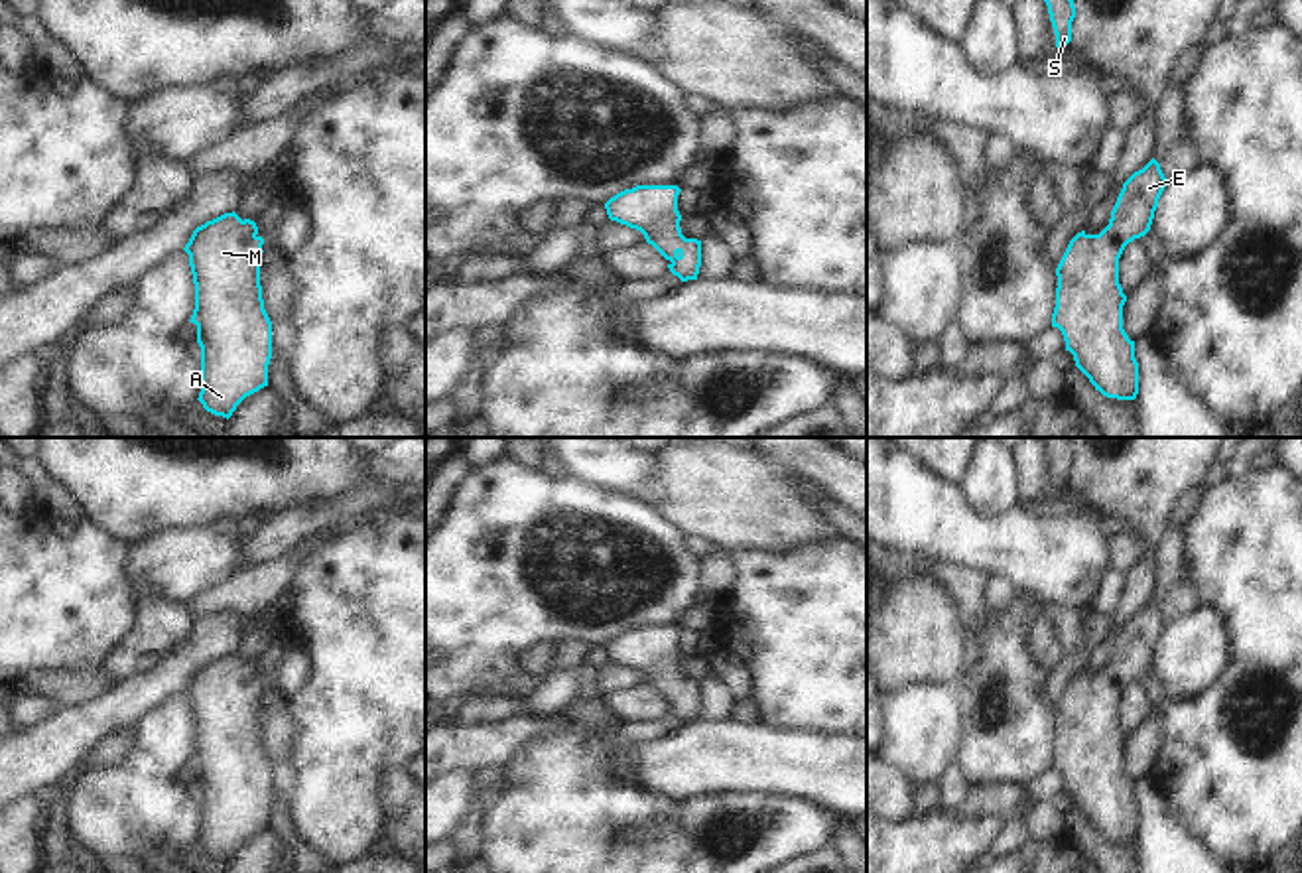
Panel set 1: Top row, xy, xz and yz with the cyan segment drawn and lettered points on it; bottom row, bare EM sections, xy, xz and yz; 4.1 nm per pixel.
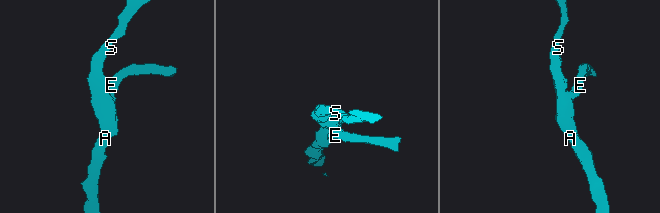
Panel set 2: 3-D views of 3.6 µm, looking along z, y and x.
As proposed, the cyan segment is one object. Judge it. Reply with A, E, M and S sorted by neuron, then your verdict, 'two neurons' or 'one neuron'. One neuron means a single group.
A E M S; one neuron

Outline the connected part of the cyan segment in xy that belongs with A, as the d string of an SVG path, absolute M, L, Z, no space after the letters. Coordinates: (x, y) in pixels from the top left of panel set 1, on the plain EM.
M232 652L197 668L183 690L195 725L189 763L201 788L197 841L227 861L246 838L268 828L272 763L260 727L262 686L256 664Z

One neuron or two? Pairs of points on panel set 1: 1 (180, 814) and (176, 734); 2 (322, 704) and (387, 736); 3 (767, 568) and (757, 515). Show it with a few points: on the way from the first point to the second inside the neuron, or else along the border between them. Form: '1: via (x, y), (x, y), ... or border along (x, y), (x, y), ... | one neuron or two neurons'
1: via (164, 795), (164, 753) | one neuron
2: via (337, 712), (365, 714), (371, 720) | one neuron
3: border along (808, 542), (788, 550), (731, 552) | two neurons

